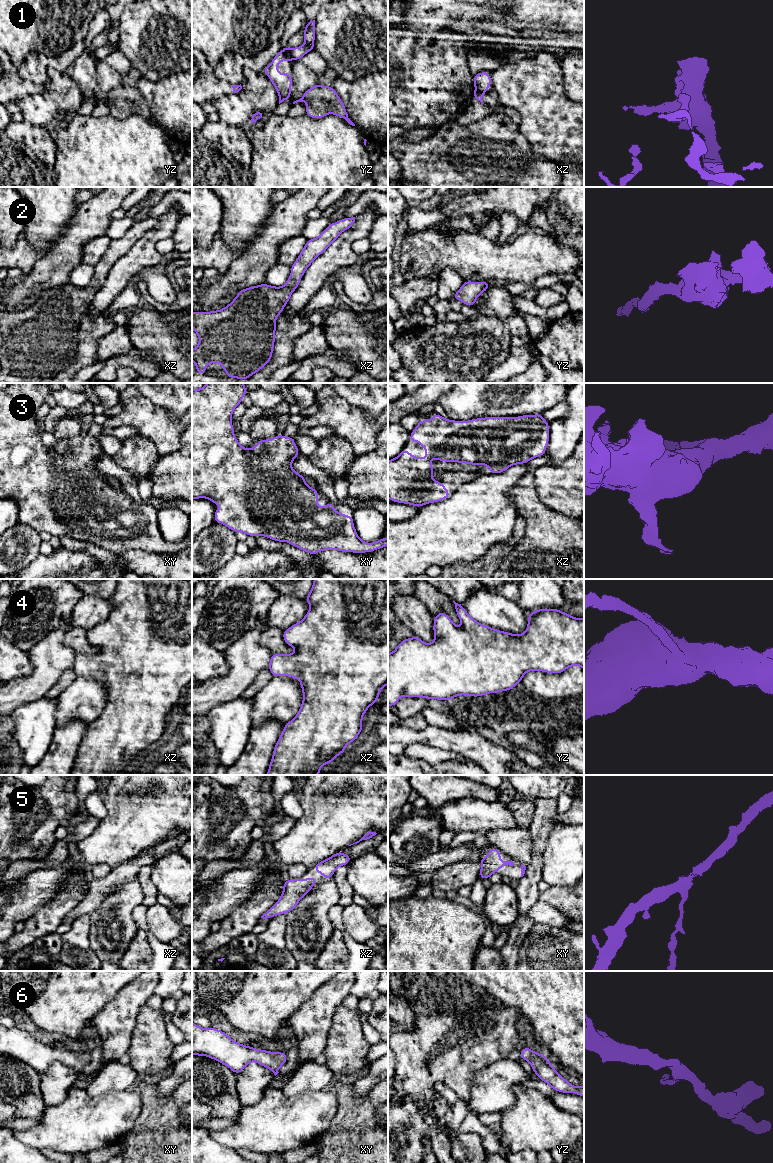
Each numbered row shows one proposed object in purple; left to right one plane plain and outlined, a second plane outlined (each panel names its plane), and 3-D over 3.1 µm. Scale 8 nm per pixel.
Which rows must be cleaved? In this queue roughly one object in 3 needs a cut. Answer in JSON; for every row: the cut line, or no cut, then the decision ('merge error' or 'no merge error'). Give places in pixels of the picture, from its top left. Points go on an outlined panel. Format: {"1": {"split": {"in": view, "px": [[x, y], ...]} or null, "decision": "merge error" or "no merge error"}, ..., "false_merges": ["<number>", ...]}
{"1": {"split": {"in": "yz", "px": [[290, 49], [290, 55], [293, 59]]}, "decision": "merge error"}, "2": {"split": null, "decision": "no merge error"}, "3": {"split": null, "decision": "no merge error"}, "4": {"split": null, "decision": "no merge error"}, "5": {"split": null, "decision": "no merge error"}, "6": {"split": null, "decision": "no merge error"}, "false_merges": ["1"]}

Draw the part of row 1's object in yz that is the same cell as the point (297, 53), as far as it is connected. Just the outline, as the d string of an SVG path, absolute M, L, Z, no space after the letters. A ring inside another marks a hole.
M315 20L310 21L304 27L304 41L305 44L291 49L291 56L293 60L300 60L305 54L315 49Z

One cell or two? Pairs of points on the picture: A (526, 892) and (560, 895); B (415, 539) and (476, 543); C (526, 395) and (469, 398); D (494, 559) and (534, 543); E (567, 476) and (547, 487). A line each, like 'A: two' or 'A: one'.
A: two
B: one
C: one
D: two
E: one

